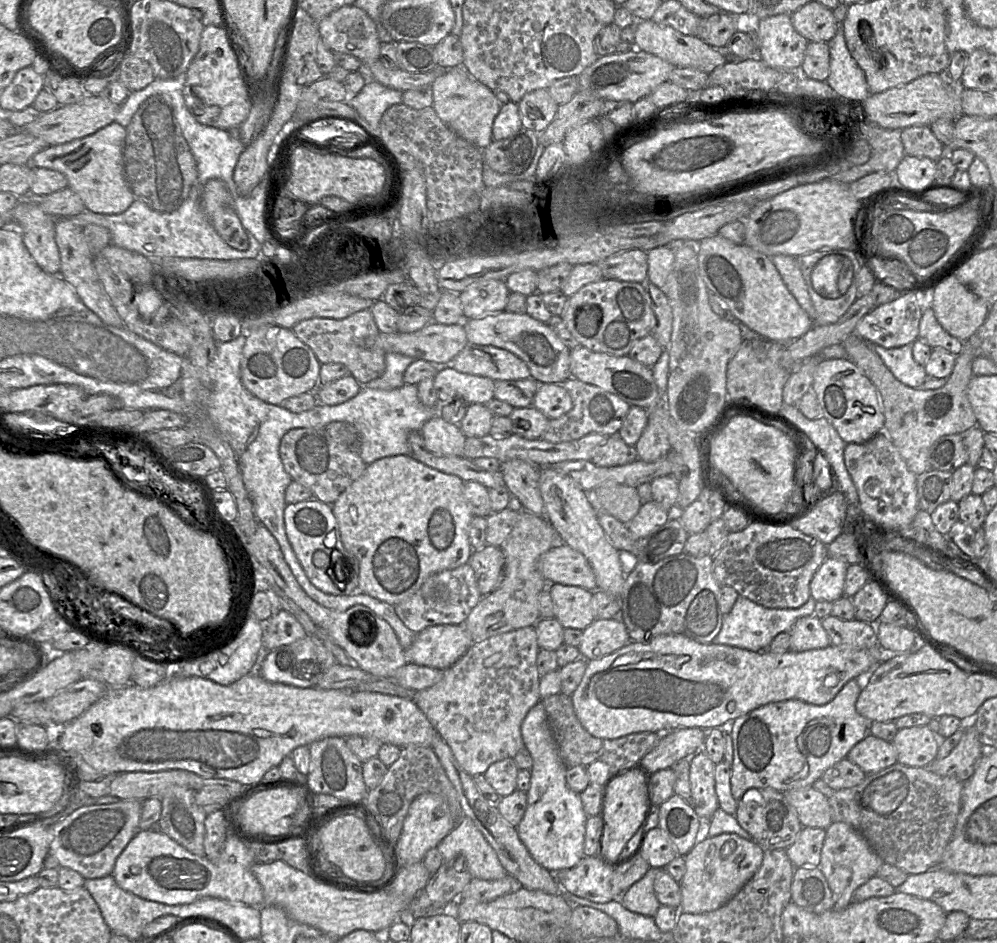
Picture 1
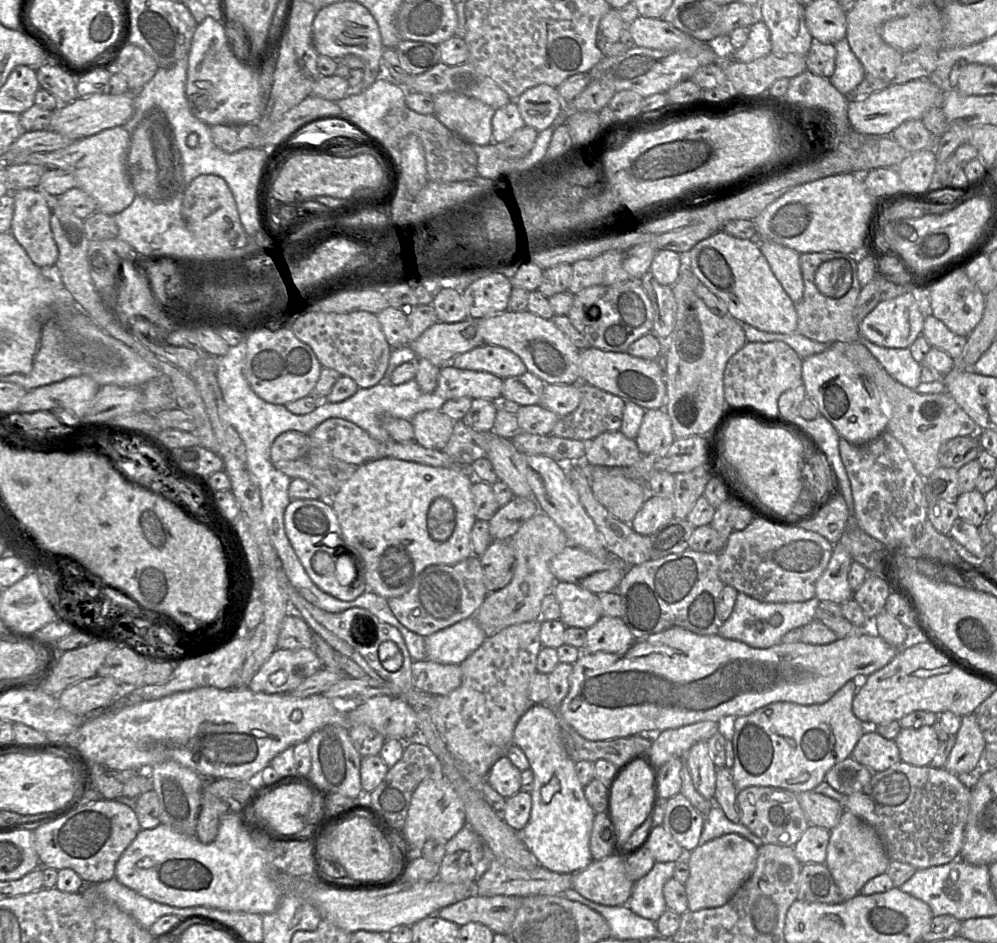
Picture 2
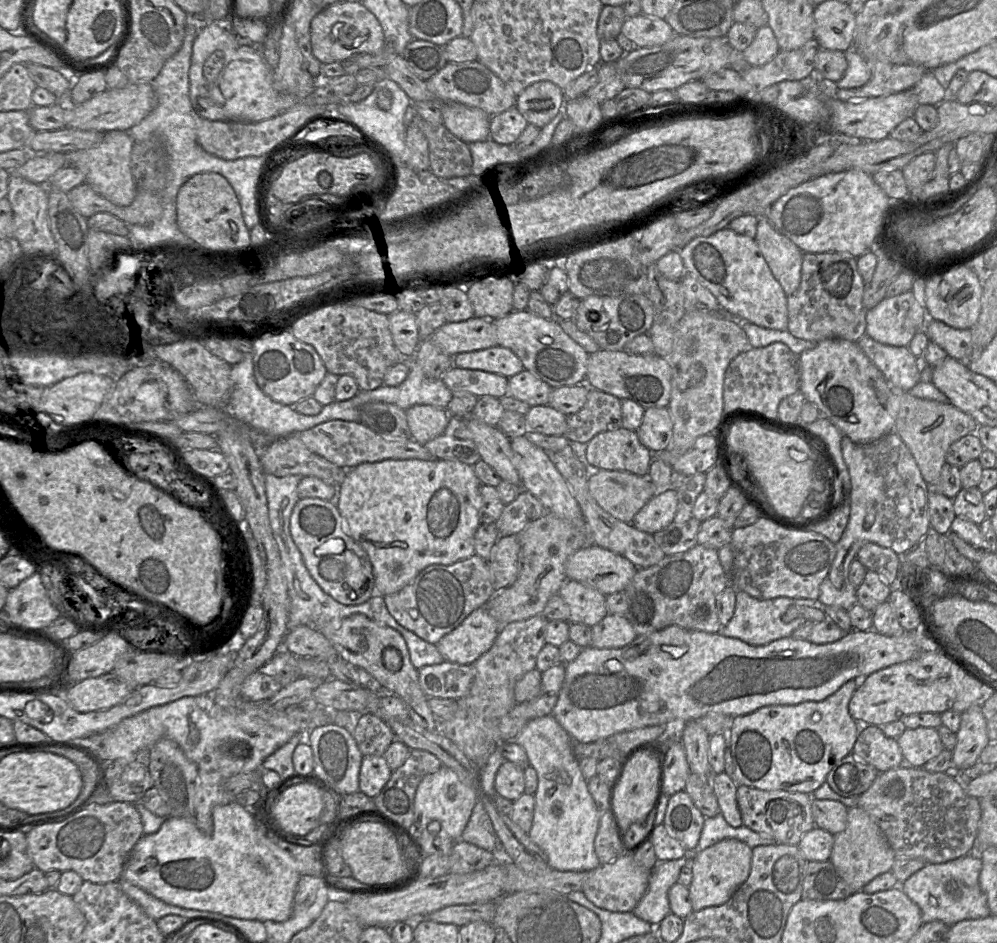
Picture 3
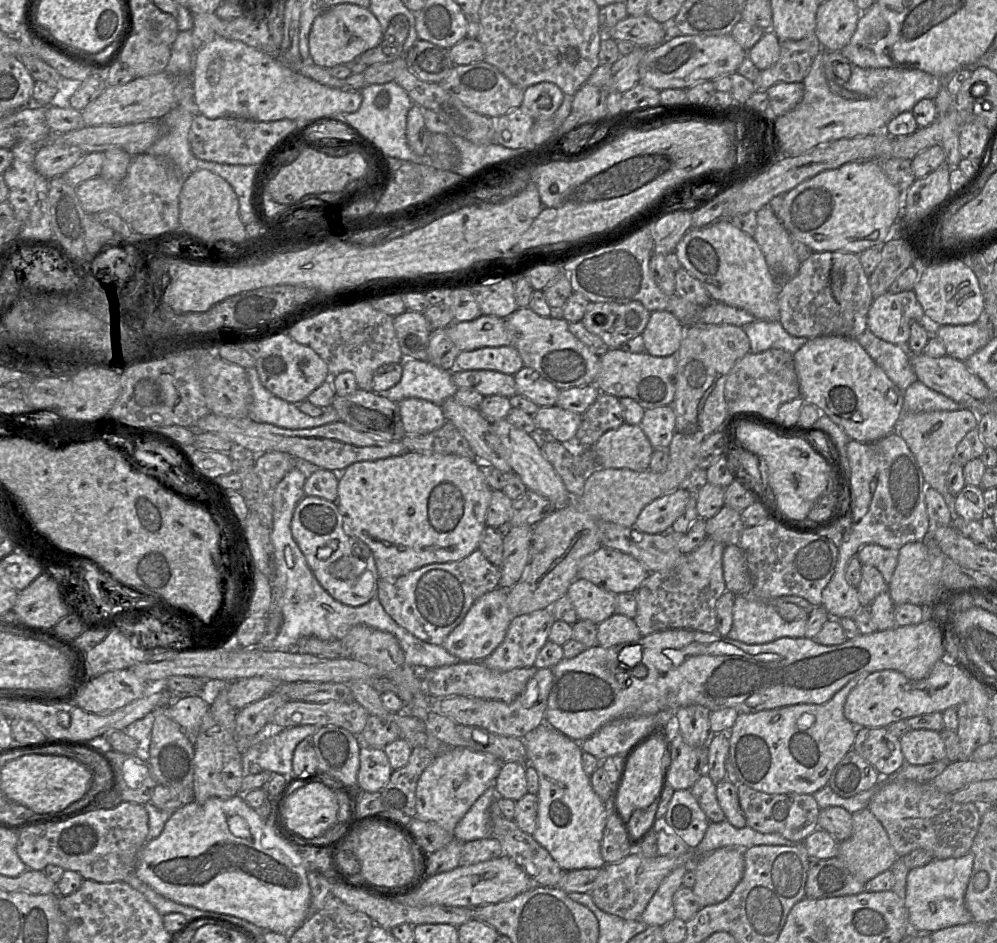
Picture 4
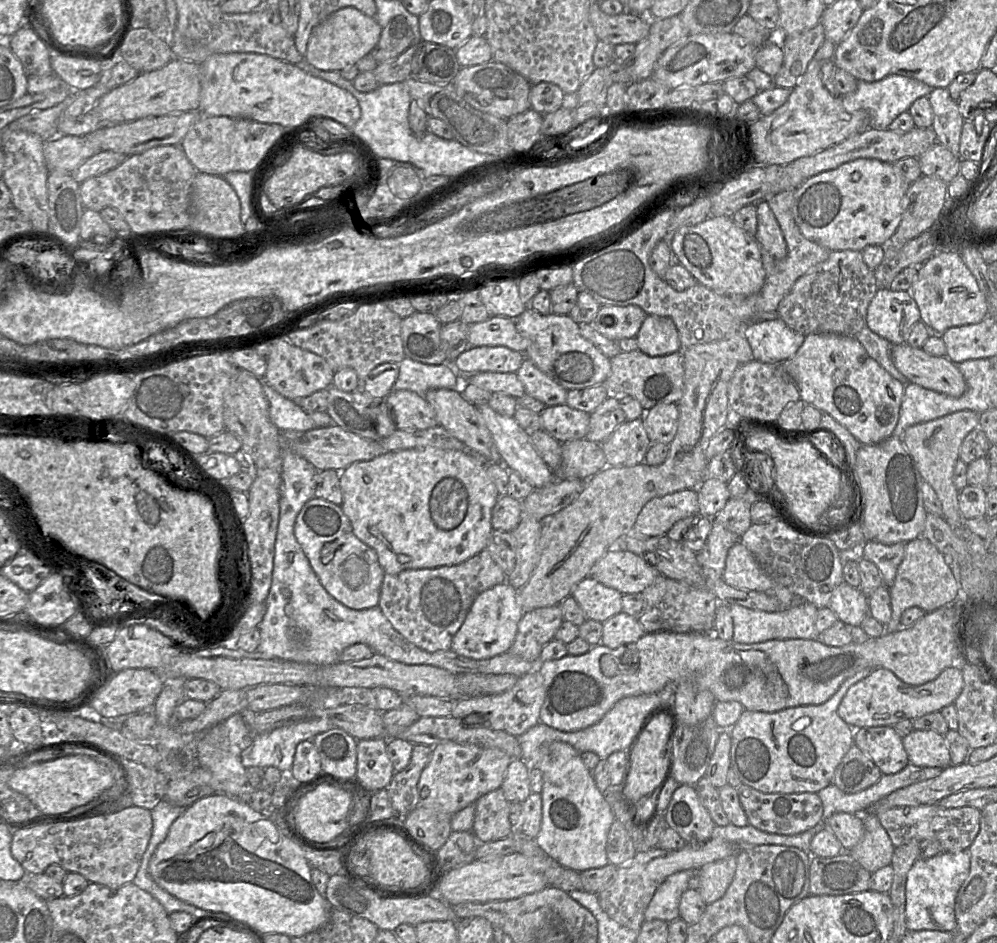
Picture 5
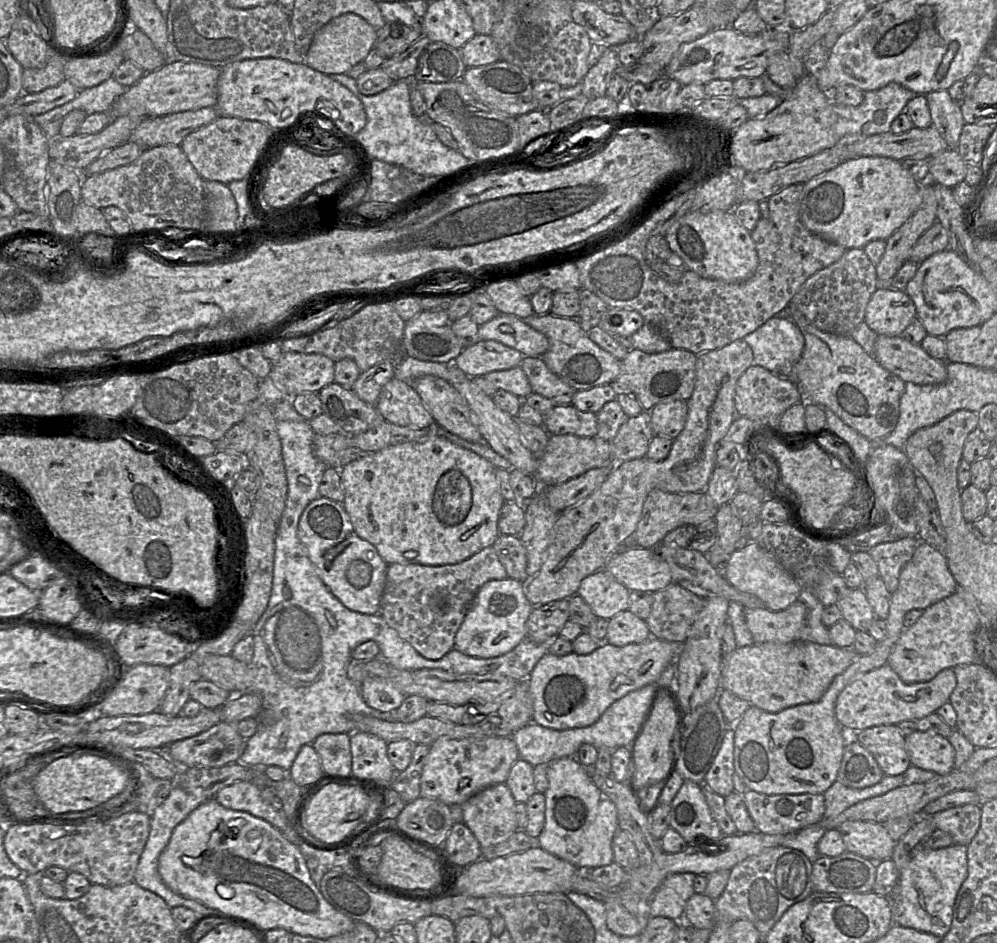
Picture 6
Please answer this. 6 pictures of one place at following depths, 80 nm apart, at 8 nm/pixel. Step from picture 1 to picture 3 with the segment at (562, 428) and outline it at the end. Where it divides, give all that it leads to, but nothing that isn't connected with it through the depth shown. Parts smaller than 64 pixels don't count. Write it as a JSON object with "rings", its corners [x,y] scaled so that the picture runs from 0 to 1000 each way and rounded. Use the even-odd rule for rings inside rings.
{"rings":[[[592,413],[586,431],[569,441],[566,462],[582,478],[599,460],[622,453],[623,424],[605,415]]]}

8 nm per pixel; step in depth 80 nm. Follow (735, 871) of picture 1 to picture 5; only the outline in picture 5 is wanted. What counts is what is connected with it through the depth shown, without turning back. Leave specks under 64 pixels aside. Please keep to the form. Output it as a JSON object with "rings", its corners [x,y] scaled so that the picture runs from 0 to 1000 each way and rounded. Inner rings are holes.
{"rings":[[[732,908],[703,919],[702,941],[699,944],[706,957],[711,960],[724,952],[737,929],[739,909]]]}

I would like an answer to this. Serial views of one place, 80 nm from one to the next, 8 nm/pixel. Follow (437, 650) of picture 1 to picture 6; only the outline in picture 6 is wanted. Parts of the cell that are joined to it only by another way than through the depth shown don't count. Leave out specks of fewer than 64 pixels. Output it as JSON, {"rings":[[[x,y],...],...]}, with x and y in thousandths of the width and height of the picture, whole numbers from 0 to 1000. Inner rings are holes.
{"rings":[[[508,612],[492,615],[478,627],[455,680],[455,687],[473,697],[495,698],[516,688],[529,674],[528,661],[536,643],[527,631],[527,619]]]}

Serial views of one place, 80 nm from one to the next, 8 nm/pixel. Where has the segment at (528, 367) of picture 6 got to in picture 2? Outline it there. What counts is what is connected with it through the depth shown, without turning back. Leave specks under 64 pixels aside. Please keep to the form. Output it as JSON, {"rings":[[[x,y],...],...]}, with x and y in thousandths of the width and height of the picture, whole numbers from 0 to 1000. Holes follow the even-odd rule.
{"rings":[[[527,394],[521,399],[505,402],[503,419],[522,431],[541,428],[548,406],[542,401]]]}

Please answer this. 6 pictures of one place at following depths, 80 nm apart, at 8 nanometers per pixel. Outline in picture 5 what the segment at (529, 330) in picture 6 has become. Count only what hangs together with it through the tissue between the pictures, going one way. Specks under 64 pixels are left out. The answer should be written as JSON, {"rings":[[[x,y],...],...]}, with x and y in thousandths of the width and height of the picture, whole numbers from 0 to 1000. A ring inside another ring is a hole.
{"rings":[[[491,335],[488,339],[469,347],[471,368],[507,367],[527,374],[531,361],[518,347],[517,339],[507,335]]]}

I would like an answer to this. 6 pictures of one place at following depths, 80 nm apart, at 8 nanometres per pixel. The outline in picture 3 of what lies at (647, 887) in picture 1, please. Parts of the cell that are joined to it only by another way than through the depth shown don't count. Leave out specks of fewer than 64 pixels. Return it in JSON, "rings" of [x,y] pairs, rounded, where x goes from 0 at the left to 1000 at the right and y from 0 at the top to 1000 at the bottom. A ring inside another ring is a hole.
{"rings":[[[690,906],[678,912],[658,916],[653,923],[649,945],[635,965],[640,973],[659,983],[673,968],[670,946],[680,935],[684,919],[692,915],[693,910],[694,906]]]}

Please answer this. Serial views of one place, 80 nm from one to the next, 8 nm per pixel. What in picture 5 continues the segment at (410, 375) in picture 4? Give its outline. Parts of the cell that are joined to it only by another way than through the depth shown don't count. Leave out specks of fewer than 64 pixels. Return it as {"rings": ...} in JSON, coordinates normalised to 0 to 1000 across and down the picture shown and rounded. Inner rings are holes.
{"rings":[[[407,378],[400,385],[400,397],[394,414],[411,414],[425,420],[431,413],[461,414],[462,409],[463,399],[451,385],[430,387]]]}

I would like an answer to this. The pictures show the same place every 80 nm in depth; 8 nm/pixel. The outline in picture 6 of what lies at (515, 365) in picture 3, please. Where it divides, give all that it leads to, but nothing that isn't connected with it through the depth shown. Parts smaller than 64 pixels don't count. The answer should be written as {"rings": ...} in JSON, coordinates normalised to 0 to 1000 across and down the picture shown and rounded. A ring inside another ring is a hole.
{"rings":[[[481,361],[466,368],[454,387],[469,400],[483,400],[494,393],[519,389],[525,376],[518,370],[497,361]]]}

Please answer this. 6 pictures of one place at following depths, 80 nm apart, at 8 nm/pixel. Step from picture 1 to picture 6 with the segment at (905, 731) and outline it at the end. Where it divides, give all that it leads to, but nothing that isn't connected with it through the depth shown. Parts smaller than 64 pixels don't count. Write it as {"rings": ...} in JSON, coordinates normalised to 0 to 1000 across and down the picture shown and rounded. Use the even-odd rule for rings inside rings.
{"rings":[[[919,774],[909,780],[908,790],[914,810],[940,822],[958,815],[958,794],[952,785],[940,777]]]}

